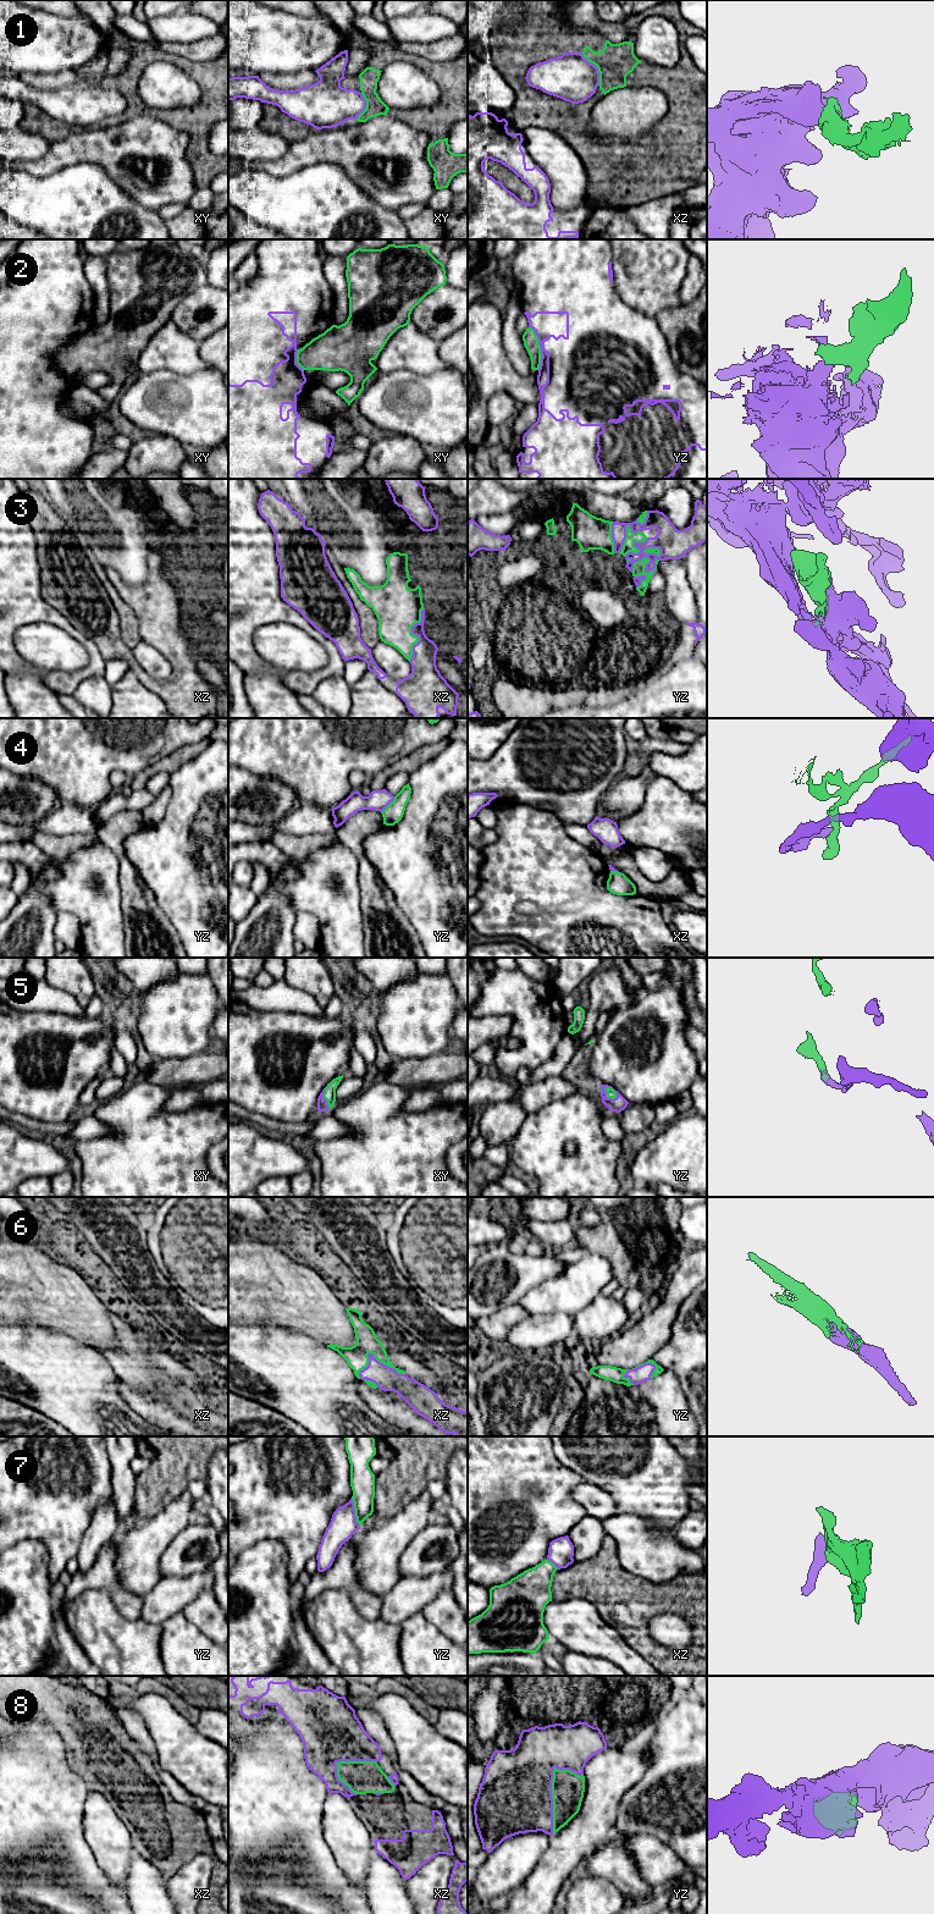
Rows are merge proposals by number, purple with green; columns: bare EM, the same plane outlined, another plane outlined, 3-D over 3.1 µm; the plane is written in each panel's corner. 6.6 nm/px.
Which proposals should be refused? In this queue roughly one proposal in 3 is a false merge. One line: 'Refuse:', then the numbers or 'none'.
Refuse: 1, 2, 4, 7

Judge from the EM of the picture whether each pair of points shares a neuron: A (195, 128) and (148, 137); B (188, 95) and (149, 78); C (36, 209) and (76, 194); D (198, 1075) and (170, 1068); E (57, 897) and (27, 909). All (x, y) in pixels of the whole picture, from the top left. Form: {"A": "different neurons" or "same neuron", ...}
{"A": "different neurons", "B": "same neuron", "C": "same neuron", "D": "same neuron", "E": "different neurons"}

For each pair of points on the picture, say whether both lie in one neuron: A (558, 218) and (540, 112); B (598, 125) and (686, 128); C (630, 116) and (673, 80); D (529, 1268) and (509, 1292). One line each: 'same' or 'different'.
A: different
B: different
C: different
D: same

